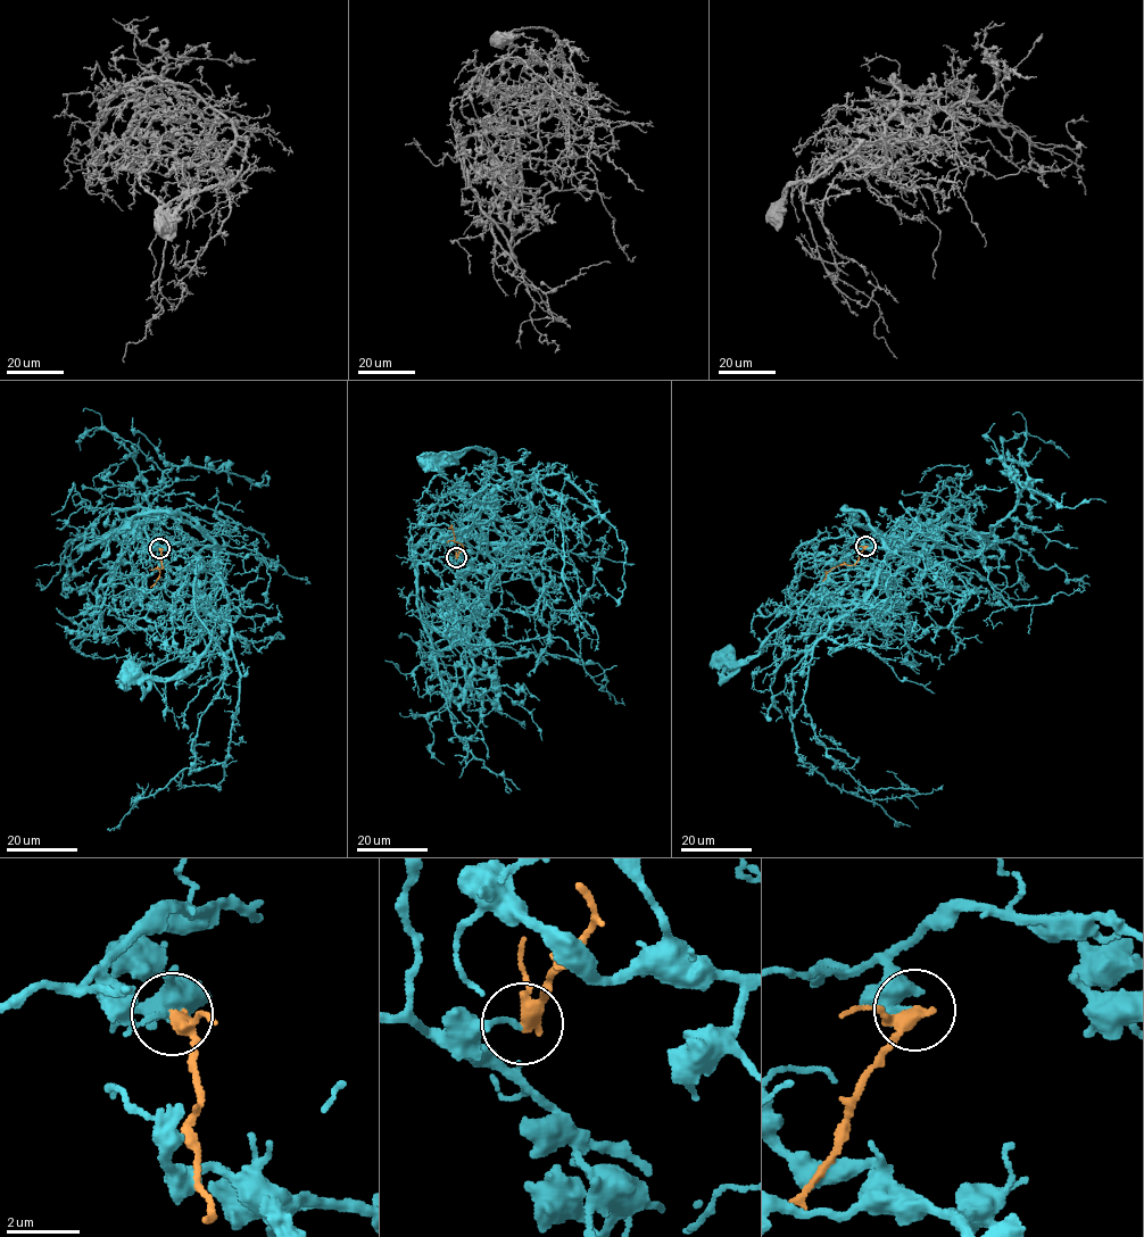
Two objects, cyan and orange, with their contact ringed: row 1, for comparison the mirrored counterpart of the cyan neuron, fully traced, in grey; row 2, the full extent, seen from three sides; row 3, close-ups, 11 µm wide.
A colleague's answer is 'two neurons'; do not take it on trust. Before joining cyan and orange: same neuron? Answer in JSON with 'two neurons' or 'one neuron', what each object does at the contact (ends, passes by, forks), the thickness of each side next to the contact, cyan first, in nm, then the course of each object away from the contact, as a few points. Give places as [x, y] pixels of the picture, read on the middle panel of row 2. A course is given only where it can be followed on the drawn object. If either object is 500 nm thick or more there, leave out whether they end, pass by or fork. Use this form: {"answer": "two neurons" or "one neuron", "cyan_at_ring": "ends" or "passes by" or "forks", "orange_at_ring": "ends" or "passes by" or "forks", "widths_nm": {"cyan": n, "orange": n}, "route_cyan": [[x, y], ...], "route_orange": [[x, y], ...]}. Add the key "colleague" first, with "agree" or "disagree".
{"colleague": "agree", "answer": "two neurons", "cyan_at_ring": "ends", "orange_at_ring": "passes by", "widths_nm": {"cyan": 130, "orange": 320}, "route_cyan": [[456, 557], [481, 580], [510, 557], [480, 519], [496, 459], [471, 447], [429, 459]], "route_orange": [[456, 557], [463, 547], [455, 540], [452, 526], [448, 528]]}

